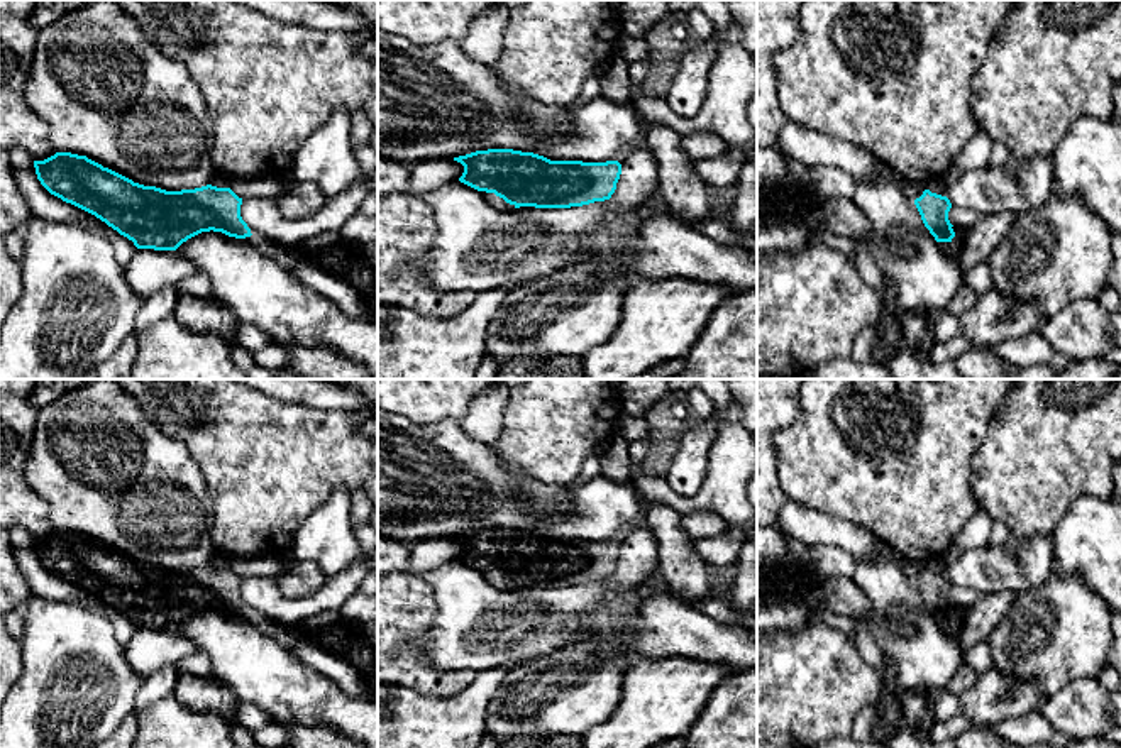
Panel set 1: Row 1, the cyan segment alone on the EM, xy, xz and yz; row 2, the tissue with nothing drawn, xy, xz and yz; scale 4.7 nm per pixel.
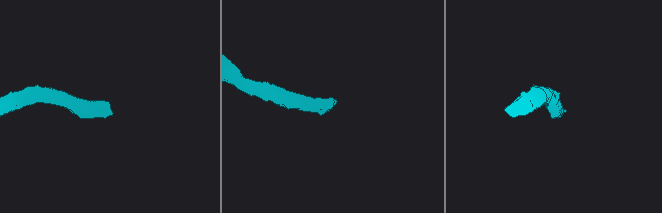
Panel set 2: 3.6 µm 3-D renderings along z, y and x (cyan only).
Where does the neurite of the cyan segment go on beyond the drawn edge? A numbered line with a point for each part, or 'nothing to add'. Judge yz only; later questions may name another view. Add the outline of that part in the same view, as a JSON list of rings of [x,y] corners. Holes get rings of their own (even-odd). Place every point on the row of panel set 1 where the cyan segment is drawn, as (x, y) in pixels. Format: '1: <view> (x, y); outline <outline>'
1: yz (952, 249); outline [[[952,227],[955,237],[950,242],[938,242],[938,247],[952,259],[958,259],[964,249],[965,230],[958,227]]]

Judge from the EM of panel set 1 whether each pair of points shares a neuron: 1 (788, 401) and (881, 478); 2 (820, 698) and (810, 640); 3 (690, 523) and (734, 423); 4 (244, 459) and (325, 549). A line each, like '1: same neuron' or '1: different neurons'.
1: different neurons
2: same neuron
3: different neurons
4: different neurons

